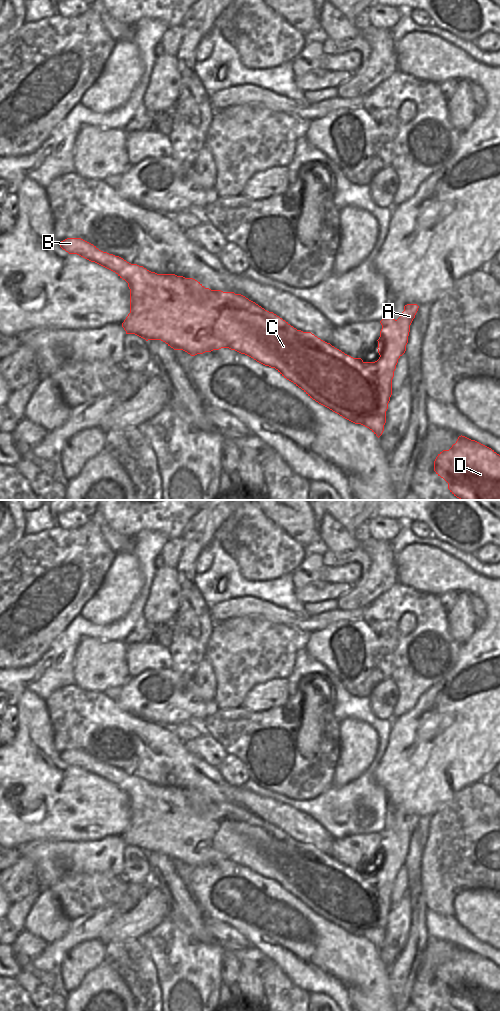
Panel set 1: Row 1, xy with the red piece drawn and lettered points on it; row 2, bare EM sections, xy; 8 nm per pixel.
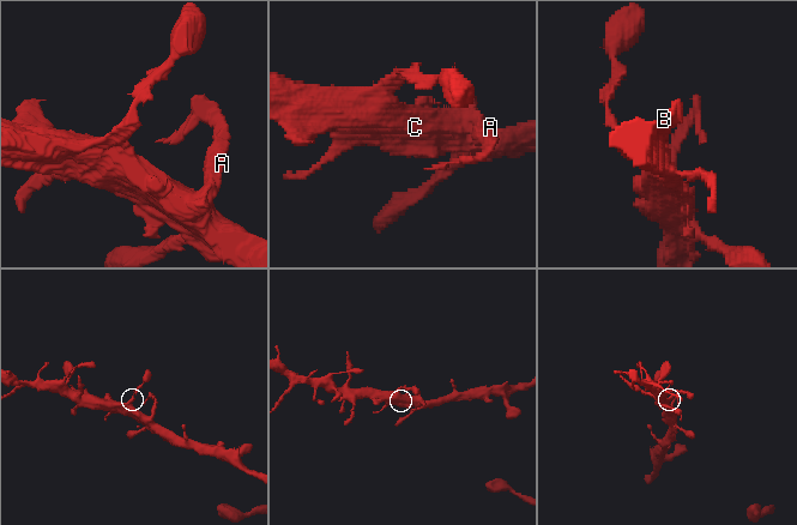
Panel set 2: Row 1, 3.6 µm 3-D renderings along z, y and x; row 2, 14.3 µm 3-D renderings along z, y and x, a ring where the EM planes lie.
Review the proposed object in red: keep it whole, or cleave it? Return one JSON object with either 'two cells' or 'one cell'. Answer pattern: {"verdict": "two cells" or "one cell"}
{"verdict": "one cell"}

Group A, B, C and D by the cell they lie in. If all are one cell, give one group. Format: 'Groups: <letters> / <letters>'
Groups: A B C D

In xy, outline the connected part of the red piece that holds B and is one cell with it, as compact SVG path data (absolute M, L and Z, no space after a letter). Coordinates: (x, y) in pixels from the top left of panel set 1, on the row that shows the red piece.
M67 238L60 242L60 247L69 254L77 254L115 272L128 283L130 313L122 323L126 334L135 334L146 341L161 340L174 350L183 350L191 356L221 348L235 350L265 366L275 368L284 378L301 388L310 398L343 418L369 428L378 438L382 435L386 423L386 411L392 395L394 371L398 359L406 351L410 325L419 308L417 304L405 305L404 311L397 320L383 318L380 321L382 329L377 340L380 357L375 362L364 362L361 358L353 358L345 354L311 332L297 330L273 312L265 310L241 294L211 290L193 278L151 272L143 266L131 264L119 256L103 252L81 238Z

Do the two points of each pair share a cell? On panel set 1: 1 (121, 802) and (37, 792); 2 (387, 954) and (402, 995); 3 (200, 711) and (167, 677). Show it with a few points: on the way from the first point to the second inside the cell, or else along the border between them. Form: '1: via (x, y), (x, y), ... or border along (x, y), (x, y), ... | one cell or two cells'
1: via (100, 802), (78, 802), (68, 792), (58, 792) | one cell
2: border along (404, 946), (396, 960), (389, 967) | two cells
3: via (192, 703), (174, 685) | one cell

